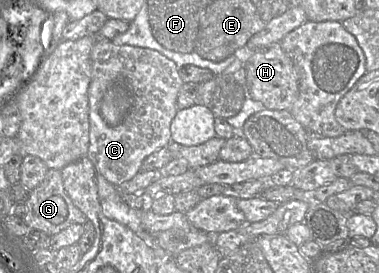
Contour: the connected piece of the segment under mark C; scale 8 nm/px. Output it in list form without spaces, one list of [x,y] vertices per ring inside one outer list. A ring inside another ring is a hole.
[[[98,38],[91,51],[91,80],[88,88],[89,149],[87,157],[98,174],[114,186],[132,179],[143,161],[172,141],[171,122],[178,107],[177,97],[183,81],[177,65],[156,50],[130,45],[115,45]],[[113,86],[124,86],[132,95],[132,106],[124,120],[117,126],[109,126],[100,114],[100,106],[106,92]]]

